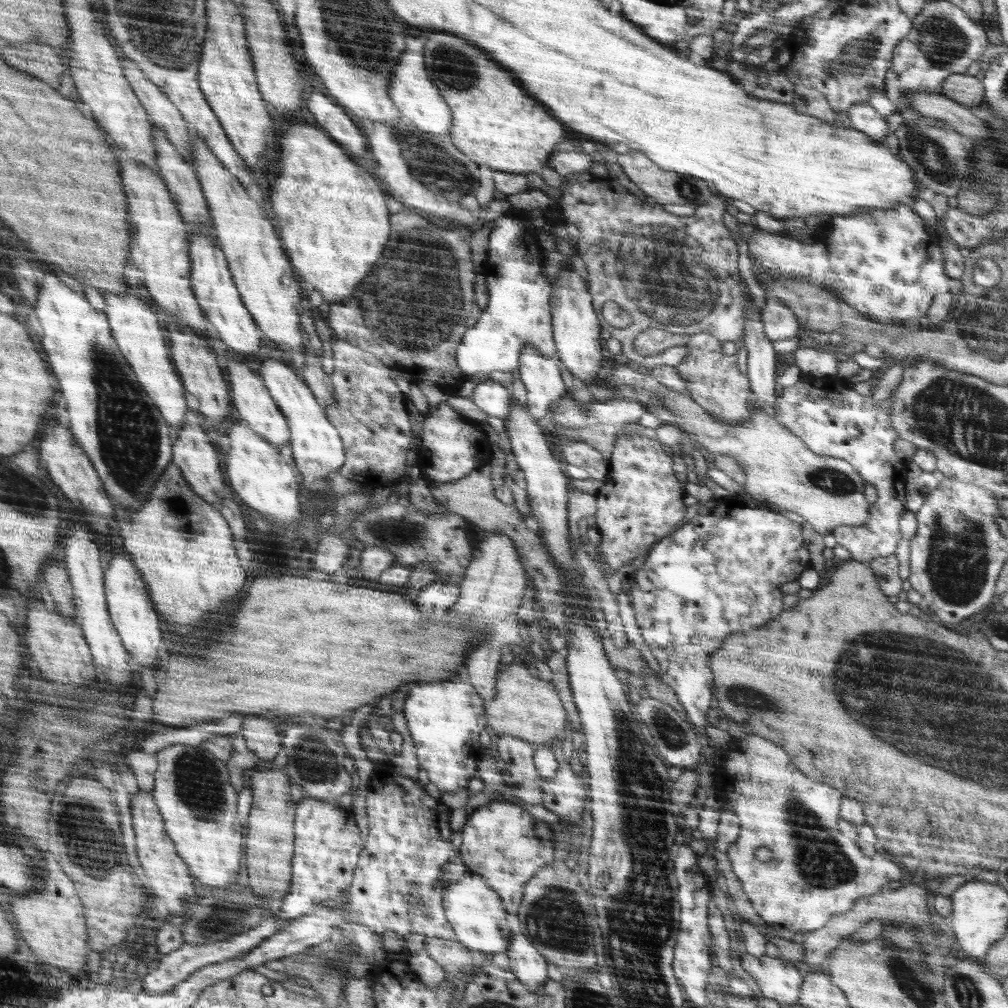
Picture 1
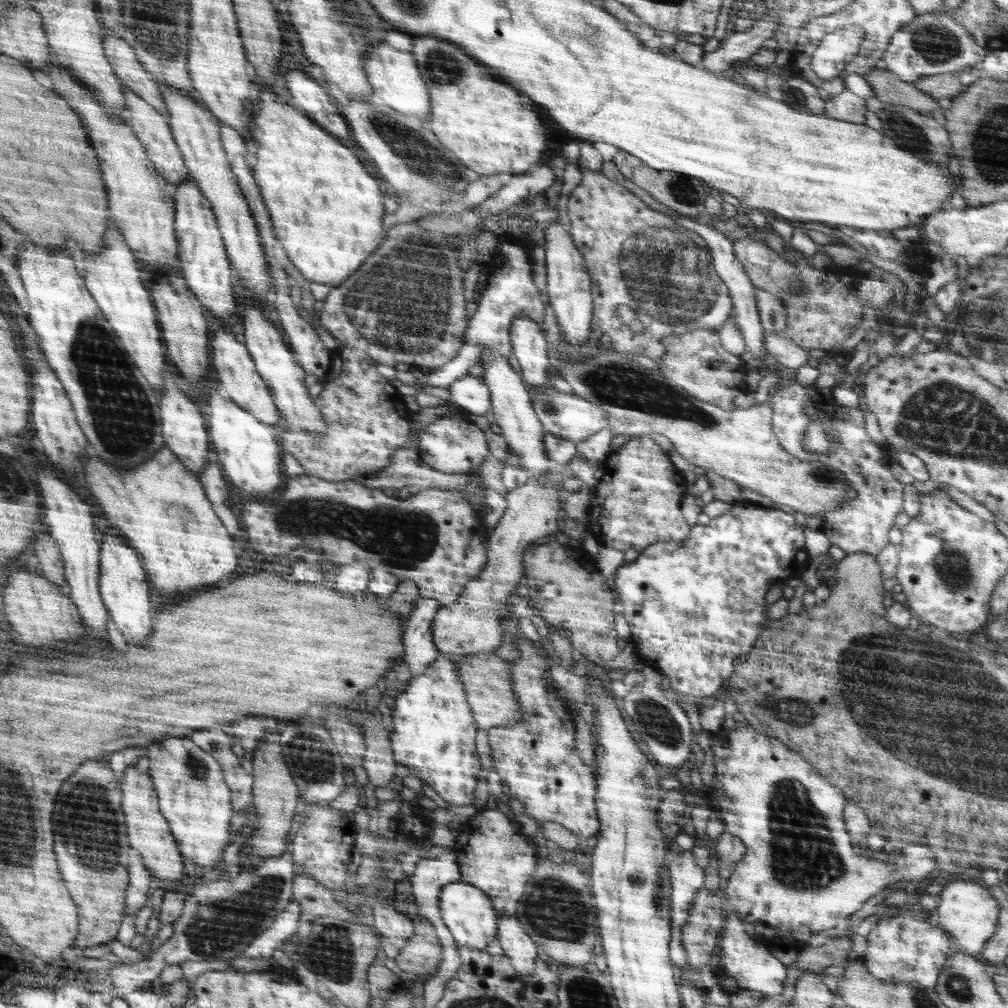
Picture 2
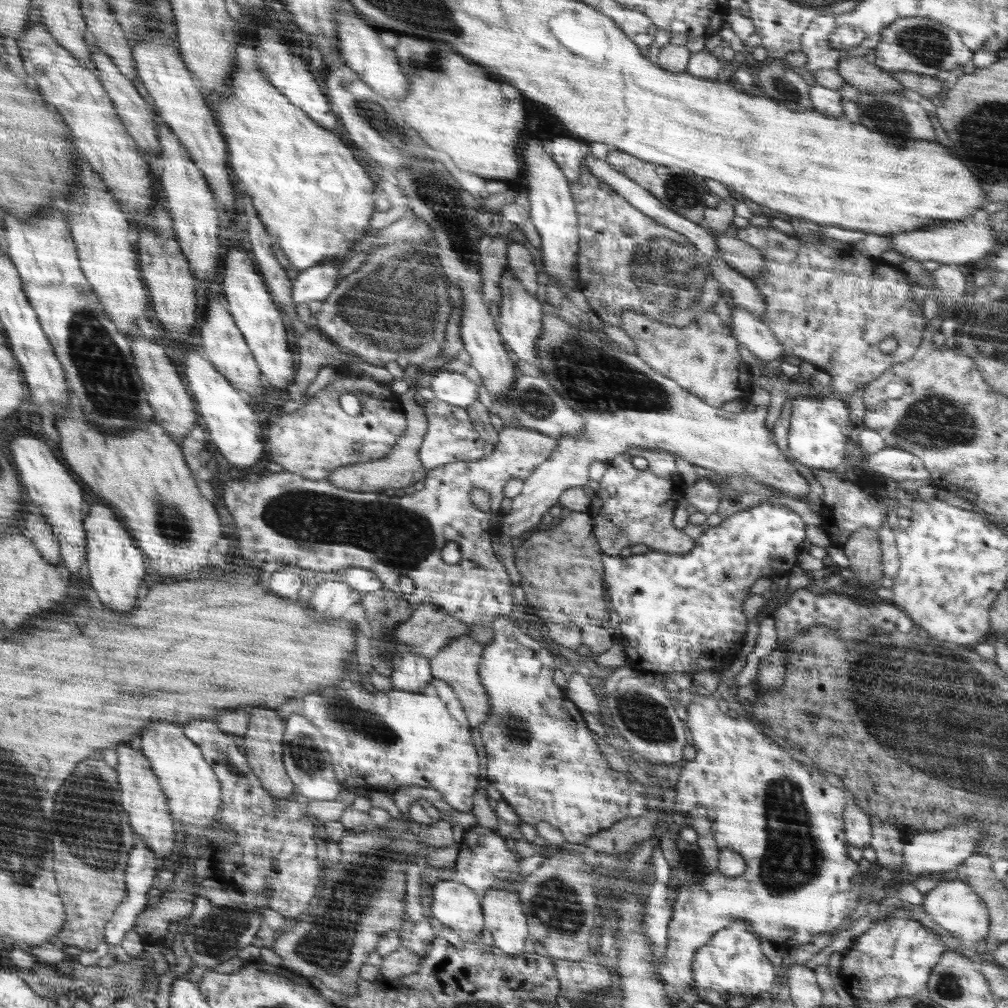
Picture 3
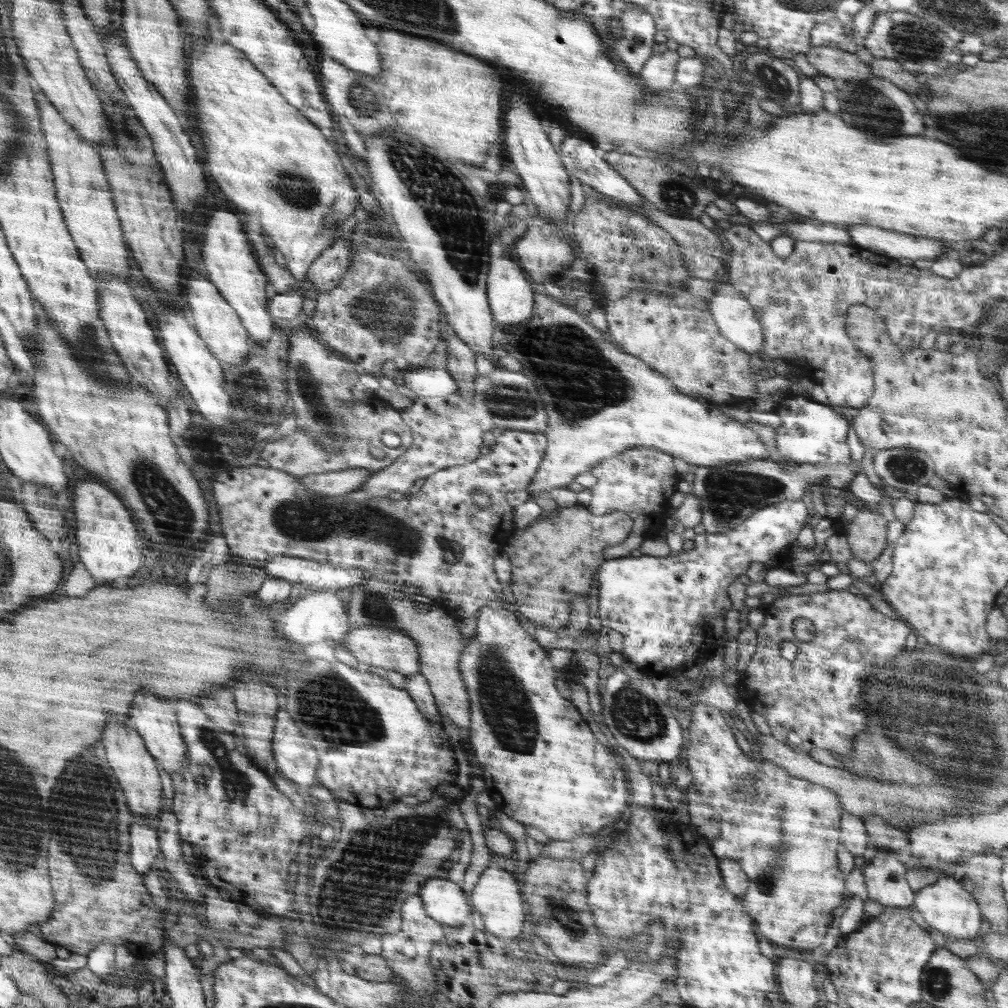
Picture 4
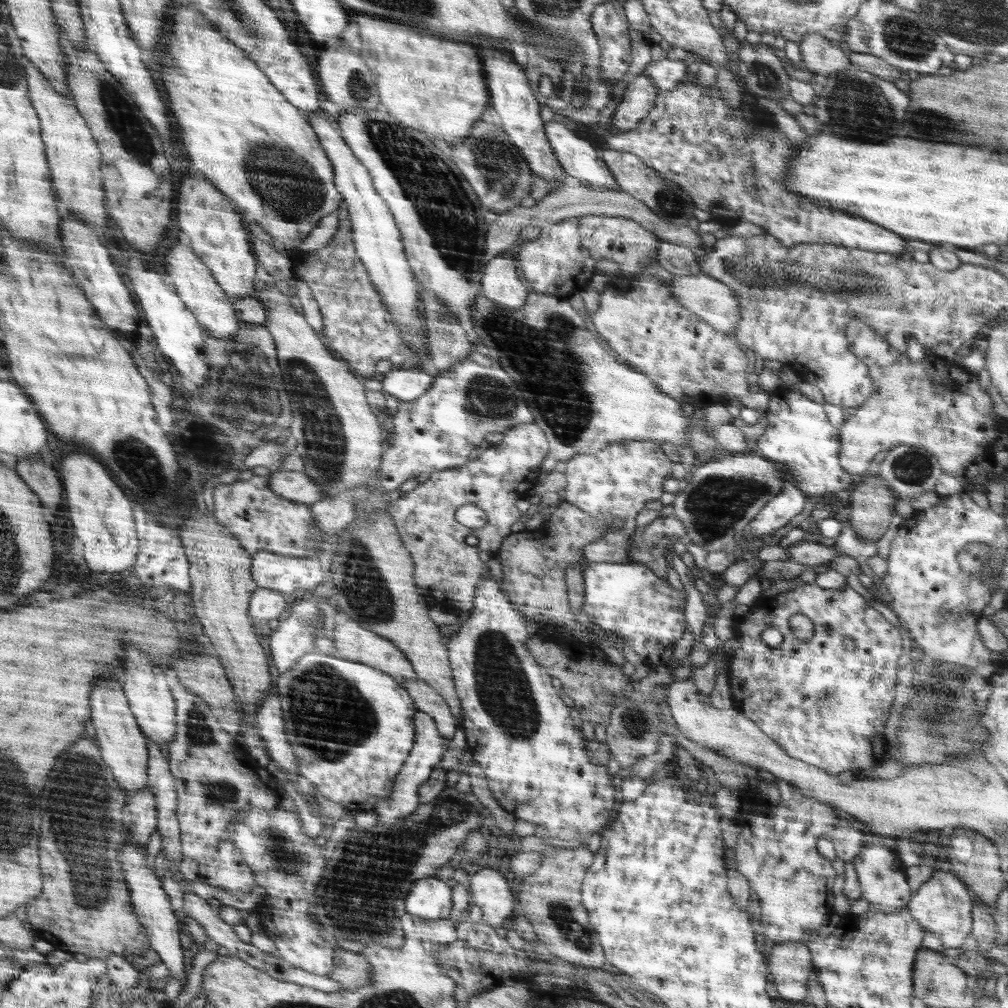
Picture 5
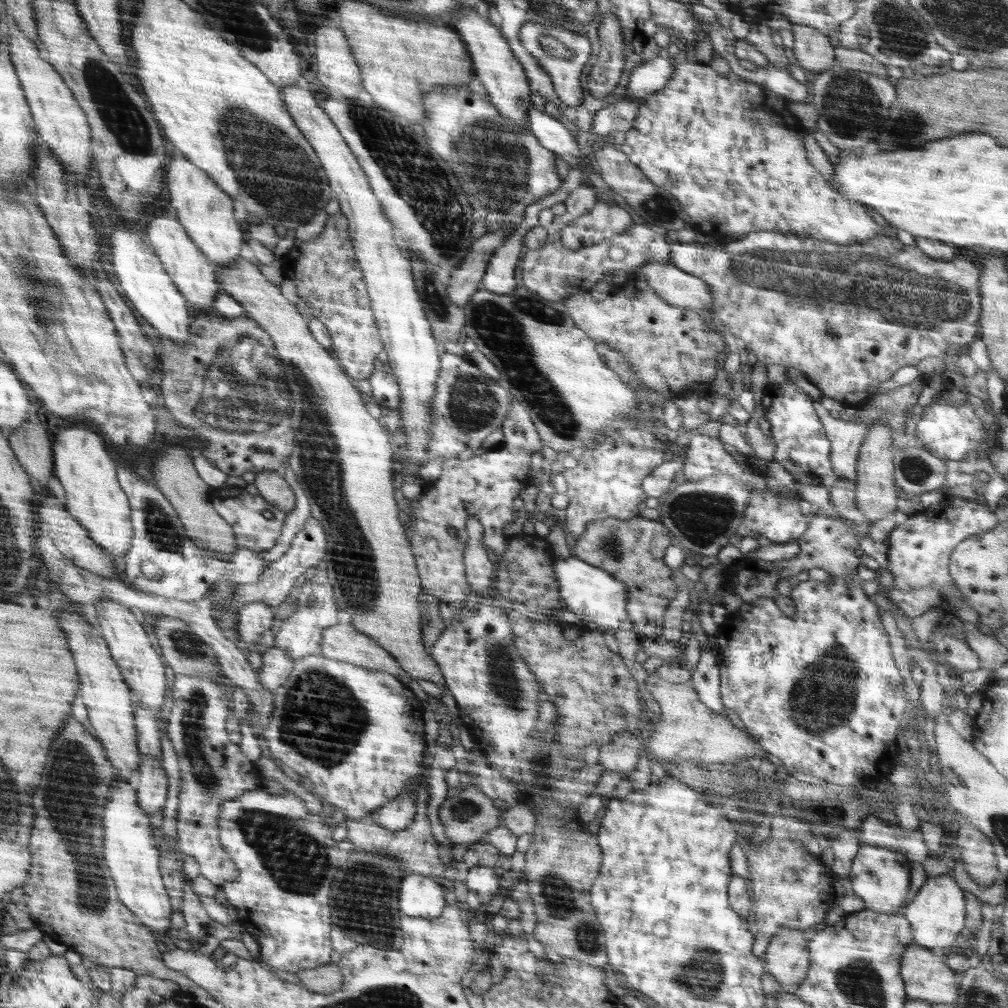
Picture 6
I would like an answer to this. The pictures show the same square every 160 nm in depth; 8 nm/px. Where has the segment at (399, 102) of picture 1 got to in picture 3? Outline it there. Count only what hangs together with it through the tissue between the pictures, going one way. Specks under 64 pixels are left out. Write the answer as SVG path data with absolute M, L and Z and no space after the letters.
M342 13L337 22L337 30L340 30L340 53L341 57L332 55L324 60L326 67L337 67L341 64L348 66L359 74L362 82L365 82L370 88L378 91L382 96L392 101L400 100L405 97L409 91L409 80L401 71L397 61L396 53L392 48L388 48L378 38L376 30L370 28L368 24L362 22L357 14Z

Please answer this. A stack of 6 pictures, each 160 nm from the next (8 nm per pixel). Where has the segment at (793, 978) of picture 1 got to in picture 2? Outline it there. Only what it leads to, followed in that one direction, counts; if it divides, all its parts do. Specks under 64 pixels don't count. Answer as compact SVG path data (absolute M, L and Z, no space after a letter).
M735 915L728 918L721 934L718 958L719 985L731 995L737 990L758 990L764 995L779 995L784 990L787 967L746 933L742 921Z

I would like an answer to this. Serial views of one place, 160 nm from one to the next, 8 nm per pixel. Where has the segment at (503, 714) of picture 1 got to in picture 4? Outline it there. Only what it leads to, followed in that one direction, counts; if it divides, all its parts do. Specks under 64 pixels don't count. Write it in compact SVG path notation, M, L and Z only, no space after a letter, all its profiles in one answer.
M372 574L367 583L354 585L346 590L346 605L349 625L352 628L376 626L404 630L406 634L410 634L410 637L416 639L420 645L419 673L424 675L430 685L440 716L450 718L456 723L460 729L462 742L466 742L466 746L468 746L470 703L458 668L462 649L464 645L468 644L468 639L462 635L462 630L458 629L460 618L445 607L433 605L430 609L426 609L409 595L402 595L394 585L380 580Z

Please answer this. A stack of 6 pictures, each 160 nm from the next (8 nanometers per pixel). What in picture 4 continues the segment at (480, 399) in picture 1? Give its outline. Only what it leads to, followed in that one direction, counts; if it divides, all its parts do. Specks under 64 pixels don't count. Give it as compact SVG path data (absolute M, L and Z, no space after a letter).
M442 367L404 370L404 386L418 397L447 397L458 393L458 385Z

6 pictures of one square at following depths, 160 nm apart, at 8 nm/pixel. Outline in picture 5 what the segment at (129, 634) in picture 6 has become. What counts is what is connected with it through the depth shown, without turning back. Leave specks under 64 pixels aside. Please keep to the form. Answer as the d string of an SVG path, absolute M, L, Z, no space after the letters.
M130 646L130 658L126 658L126 670L122 672L122 682L126 682L126 698L130 698L130 710L138 714L138 726L145 733L148 741L159 744L170 744L176 736L177 724L174 724L174 698L170 694L164 672L152 664L148 654Z

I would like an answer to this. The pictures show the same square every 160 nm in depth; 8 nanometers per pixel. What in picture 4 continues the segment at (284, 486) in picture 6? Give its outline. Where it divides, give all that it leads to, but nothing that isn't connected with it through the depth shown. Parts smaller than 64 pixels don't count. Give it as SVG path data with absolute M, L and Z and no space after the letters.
M350 468L329 473L309 474L302 477L301 480L306 488L318 494L341 496L364 486L364 482L368 478L372 478L374 473L374 470L365 468Z

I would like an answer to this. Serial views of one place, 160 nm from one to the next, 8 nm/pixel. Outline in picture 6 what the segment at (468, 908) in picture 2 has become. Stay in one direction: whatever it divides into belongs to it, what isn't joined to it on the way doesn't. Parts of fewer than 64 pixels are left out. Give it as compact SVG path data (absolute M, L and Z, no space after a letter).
M412 873L402 875L399 906L401 914L427 919L438 918L444 912L444 888L431 877Z

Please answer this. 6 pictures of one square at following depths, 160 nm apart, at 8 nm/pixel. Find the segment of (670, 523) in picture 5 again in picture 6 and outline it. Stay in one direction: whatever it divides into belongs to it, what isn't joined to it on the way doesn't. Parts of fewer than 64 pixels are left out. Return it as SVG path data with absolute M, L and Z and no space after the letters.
M642 517L623 521L609 518L590 522L584 534L576 537L574 542L572 556L608 570L614 578L628 583L628 615L633 622L634 633L643 639L662 635L665 613L676 597L676 584L670 578L672 572L663 561L665 550L670 546L668 531L659 520Z

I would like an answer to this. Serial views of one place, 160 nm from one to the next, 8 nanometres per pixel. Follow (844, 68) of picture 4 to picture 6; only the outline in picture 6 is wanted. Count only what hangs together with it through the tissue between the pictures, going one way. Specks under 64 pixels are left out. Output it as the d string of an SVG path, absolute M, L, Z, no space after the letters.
M791 23L794 36L793 50L799 66L813 73L831 70L835 65L834 46L828 35L810 26Z

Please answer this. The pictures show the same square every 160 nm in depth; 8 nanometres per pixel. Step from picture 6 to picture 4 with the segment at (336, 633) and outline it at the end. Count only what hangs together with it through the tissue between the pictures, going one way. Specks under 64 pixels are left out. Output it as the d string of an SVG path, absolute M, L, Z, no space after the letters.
M364 626L350 628L343 636L340 646L344 647L359 662L361 667L375 666L398 671L404 676L416 675L420 669L420 645L404 630L386 627Z

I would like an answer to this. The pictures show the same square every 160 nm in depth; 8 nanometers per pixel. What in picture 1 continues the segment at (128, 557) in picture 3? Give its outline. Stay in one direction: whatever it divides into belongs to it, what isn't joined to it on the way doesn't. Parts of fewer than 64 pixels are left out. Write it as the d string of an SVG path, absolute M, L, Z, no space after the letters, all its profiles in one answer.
M118 553L109 564L105 574L106 594L110 614L114 614L114 626L118 626L118 634L122 634L122 642L126 642L126 650L134 654L144 668L154 668L158 664L158 650L162 646L162 630L158 614L150 602L148 591L138 570L132 562Z

